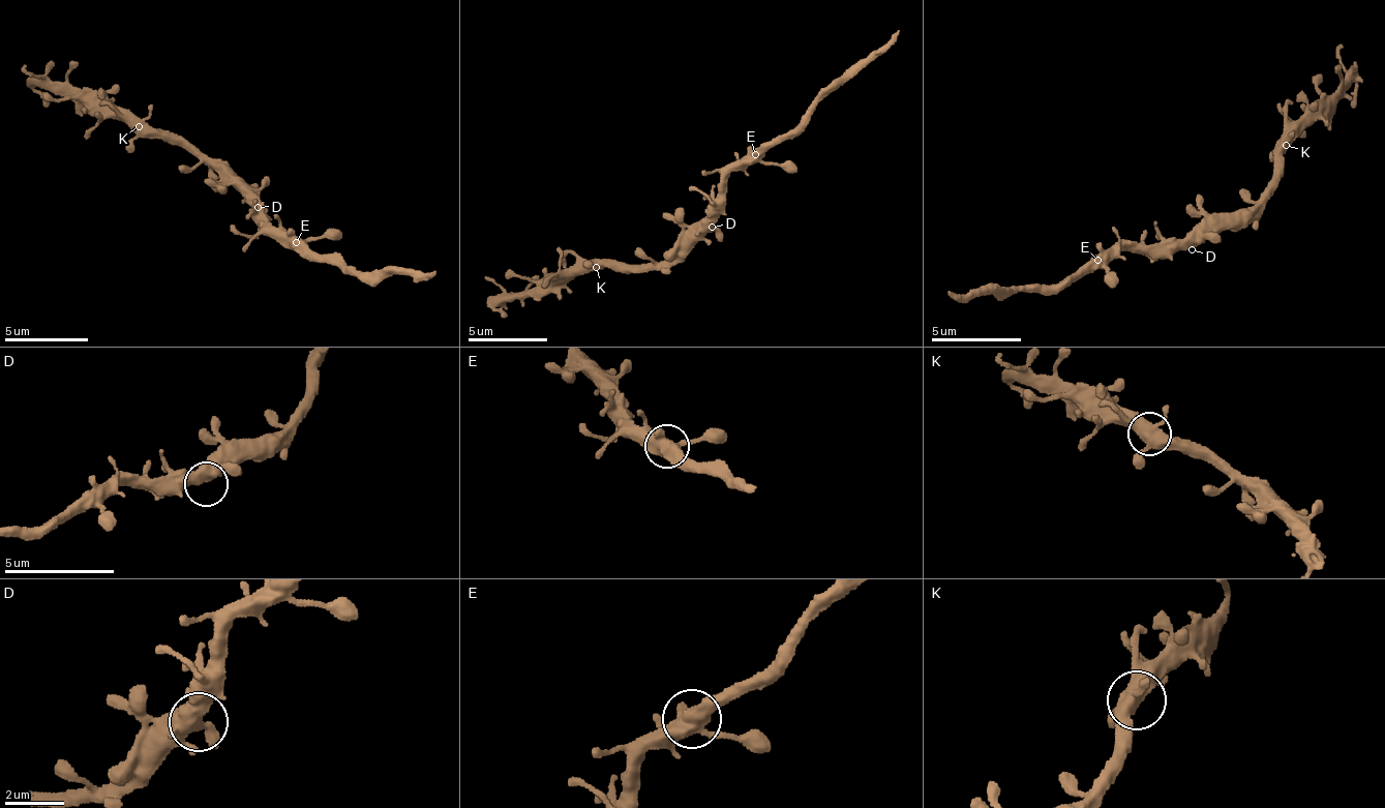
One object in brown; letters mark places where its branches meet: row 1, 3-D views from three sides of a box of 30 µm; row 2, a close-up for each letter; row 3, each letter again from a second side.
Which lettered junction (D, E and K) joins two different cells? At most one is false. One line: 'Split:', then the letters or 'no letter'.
Split: E

